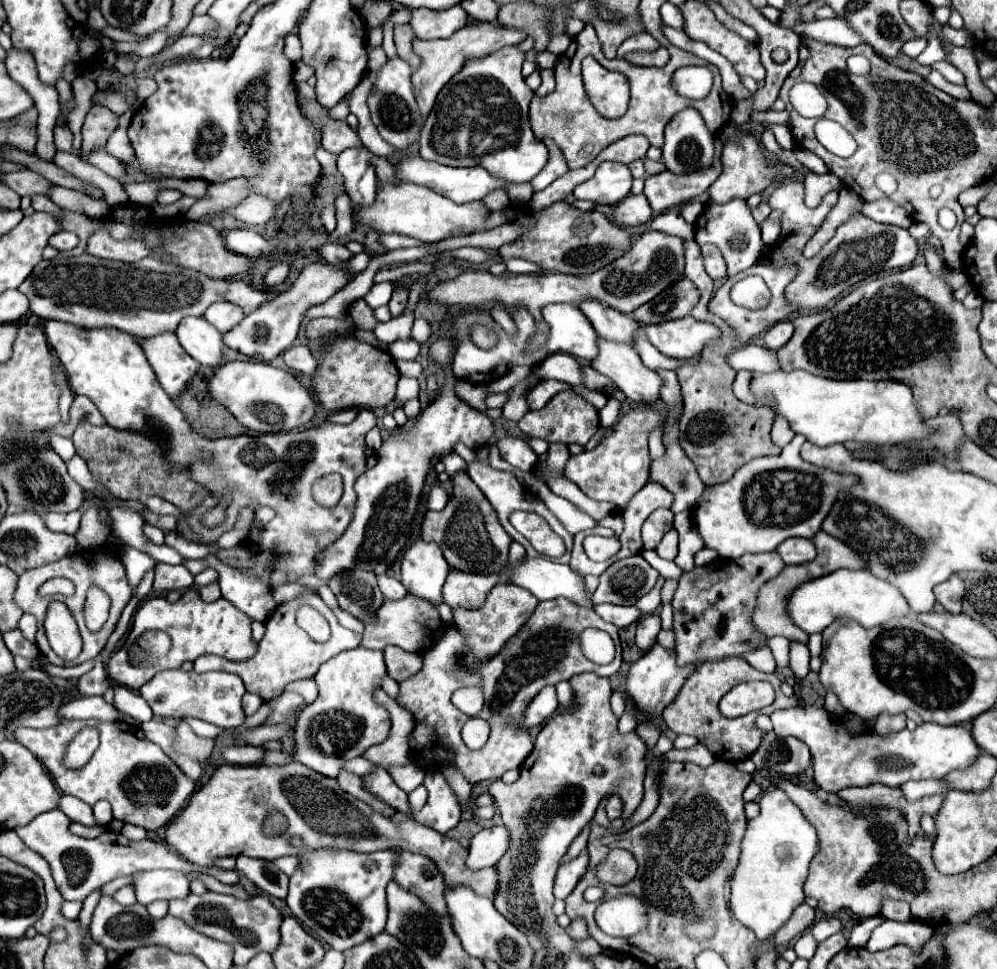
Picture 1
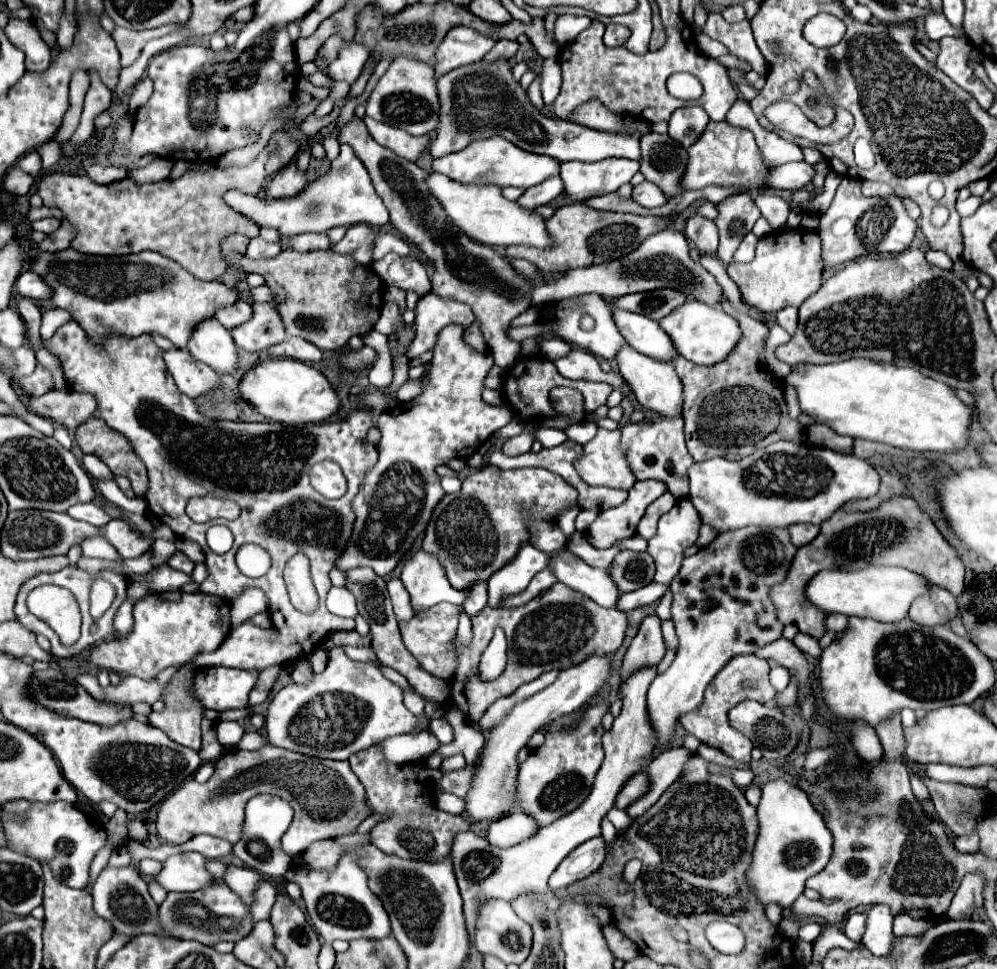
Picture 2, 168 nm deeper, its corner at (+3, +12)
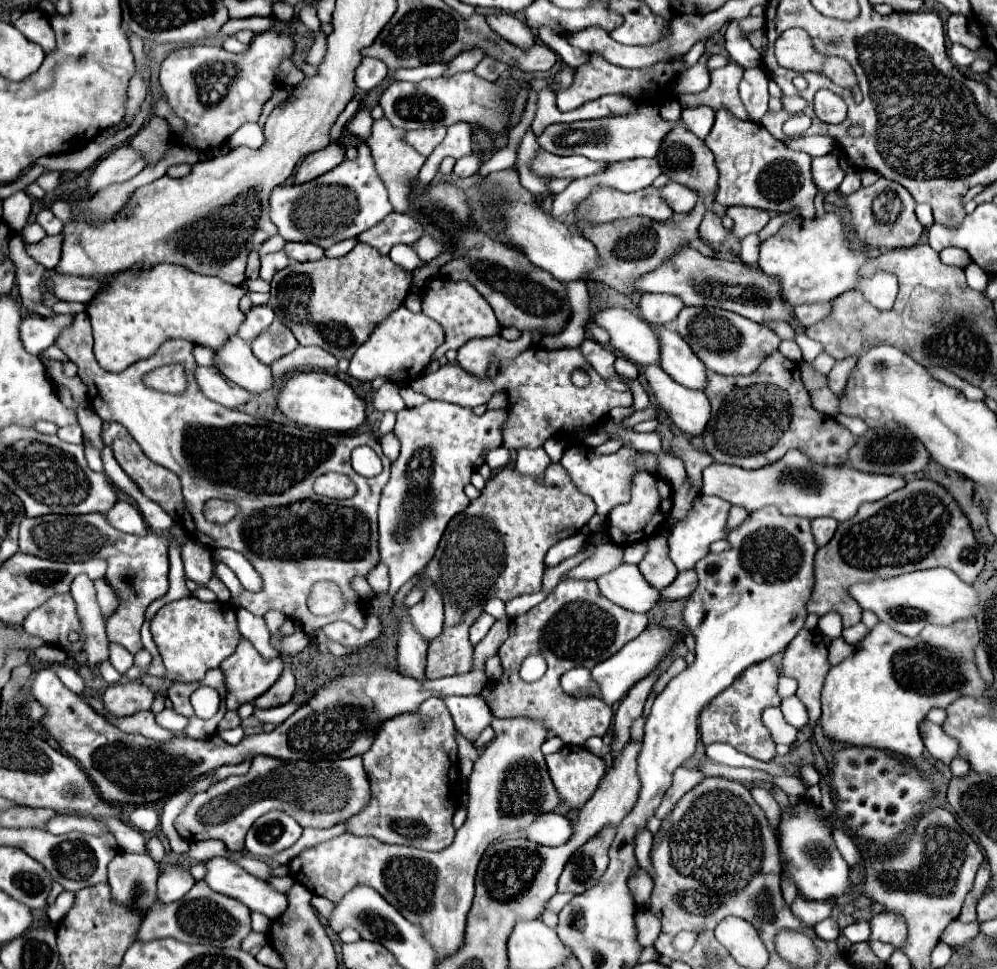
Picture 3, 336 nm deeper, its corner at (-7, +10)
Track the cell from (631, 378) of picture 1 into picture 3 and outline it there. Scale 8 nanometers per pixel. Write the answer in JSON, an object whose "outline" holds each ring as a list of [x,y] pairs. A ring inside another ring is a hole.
{"outline":[[[644,366],[642,374],[648,380],[654,402],[658,408],[686,434],[696,436],[702,434],[708,414],[710,402],[702,390],[690,390],[674,382],[660,366]]]}

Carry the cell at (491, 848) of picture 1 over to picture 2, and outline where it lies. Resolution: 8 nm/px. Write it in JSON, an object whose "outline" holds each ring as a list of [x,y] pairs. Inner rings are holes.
{"outline":[[[516,810],[490,824],[488,840],[494,846],[506,848],[522,840],[528,840],[530,836],[536,836],[536,832],[538,832],[538,822],[532,816],[526,816],[524,812]]]}

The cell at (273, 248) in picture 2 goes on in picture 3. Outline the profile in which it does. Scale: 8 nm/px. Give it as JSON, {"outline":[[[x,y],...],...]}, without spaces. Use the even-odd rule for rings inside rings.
{"outline":[[[284,250],[260,256],[260,278],[270,282],[272,276],[276,274],[276,270],[282,270],[284,266],[288,266],[288,256]]]}

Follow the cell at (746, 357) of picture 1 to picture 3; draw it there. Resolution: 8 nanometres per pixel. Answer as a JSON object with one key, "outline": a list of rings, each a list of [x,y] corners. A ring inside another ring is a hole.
{"outline":[[[798,332],[796,344],[802,349],[803,359],[807,362],[812,362],[823,351],[821,344],[808,338],[804,332]]]}

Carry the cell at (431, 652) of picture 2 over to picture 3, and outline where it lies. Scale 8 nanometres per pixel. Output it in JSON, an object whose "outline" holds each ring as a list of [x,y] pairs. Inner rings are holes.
{"outline":[[[550,464],[544,472],[544,482],[534,480],[532,476],[520,474],[516,468],[502,468],[498,470],[492,480],[486,482],[482,496],[472,500],[466,510],[456,514],[450,520],[450,528],[444,530],[444,536],[434,552],[430,564],[422,570],[428,578],[432,578],[438,590],[444,596],[444,628],[442,634],[428,642],[428,664],[426,664],[426,678],[436,680],[444,676],[468,674],[474,664],[474,646],[468,640],[468,630],[472,622],[480,616],[482,604],[486,598],[496,596],[500,600],[512,600],[522,594],[538,592],[542,586],[544,574],[544,556],[546,552],[576,532],[580,532],[586,522],[596,514],[596,506],[590,496],[582,494],[570,480],[568,472],[560,464]]]}

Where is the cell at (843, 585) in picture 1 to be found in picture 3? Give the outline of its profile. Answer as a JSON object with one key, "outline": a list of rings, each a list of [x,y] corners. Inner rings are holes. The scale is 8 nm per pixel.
{"outline":[[[932,568],[908,572],[892,578],[876,578],[848,588],[848,594],[860,604],[862,610],[874,612],[882,622],[888,622],[904,636],[918,636],[926,624],[952,624],[970,618],[978,610],[978,594],[972,586],[956,578],[948,568]]]}

